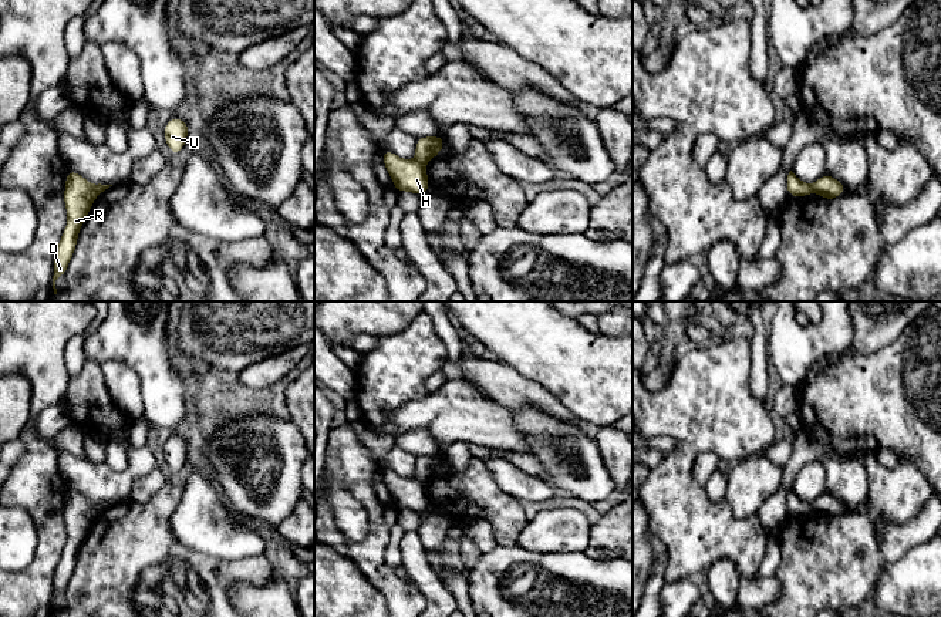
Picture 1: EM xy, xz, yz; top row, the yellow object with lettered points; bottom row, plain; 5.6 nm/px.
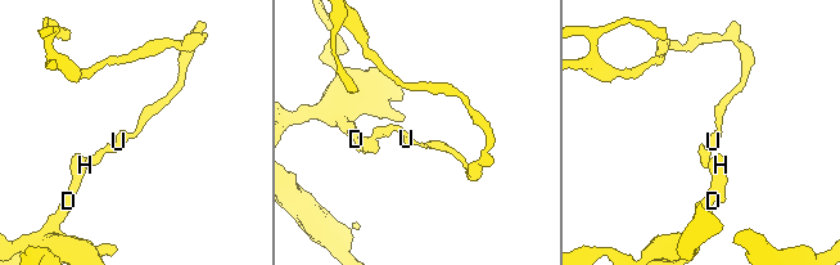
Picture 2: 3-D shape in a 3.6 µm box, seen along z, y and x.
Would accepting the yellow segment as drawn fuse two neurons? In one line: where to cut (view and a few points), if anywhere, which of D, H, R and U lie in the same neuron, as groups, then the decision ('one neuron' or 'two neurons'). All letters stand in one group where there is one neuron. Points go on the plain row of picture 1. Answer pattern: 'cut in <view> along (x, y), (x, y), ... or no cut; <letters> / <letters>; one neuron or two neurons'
cut in xz along (415, 478), (422, 482); D H R / U; two neurons

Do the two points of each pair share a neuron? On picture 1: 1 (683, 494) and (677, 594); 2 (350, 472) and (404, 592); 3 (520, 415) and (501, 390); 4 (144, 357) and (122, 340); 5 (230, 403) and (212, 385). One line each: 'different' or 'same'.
1: different
2: same
3: different
4: same
5: same

